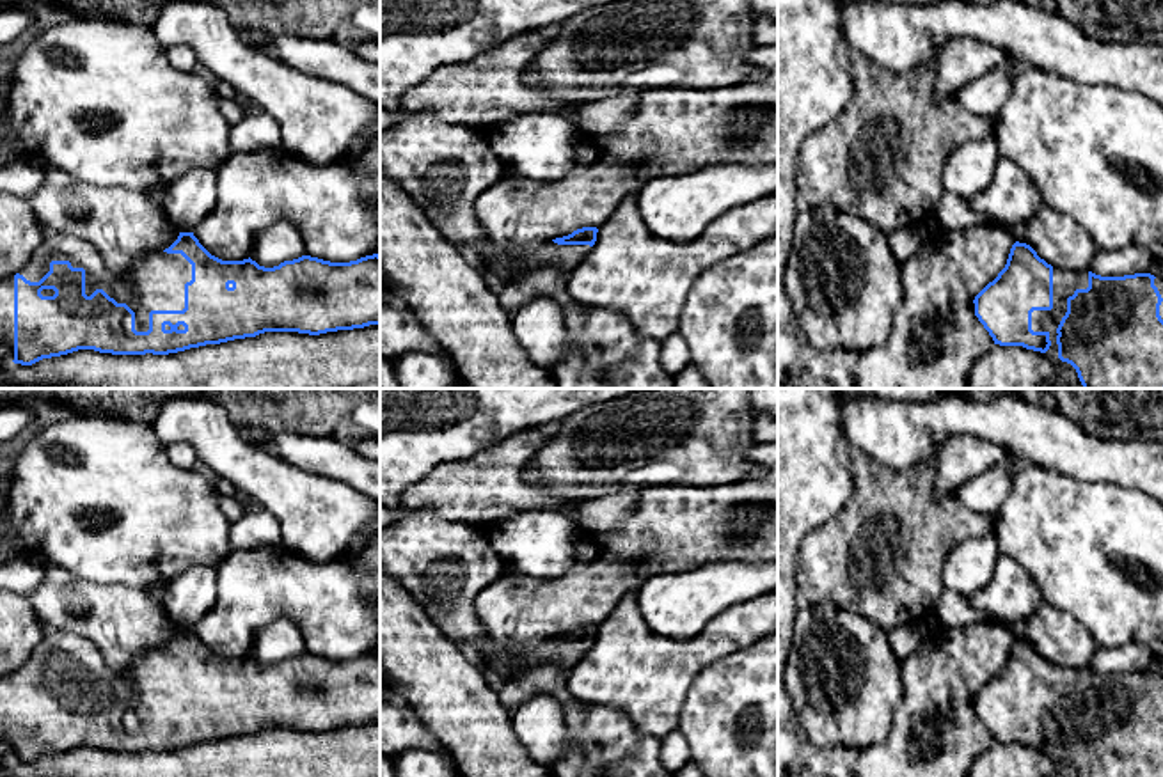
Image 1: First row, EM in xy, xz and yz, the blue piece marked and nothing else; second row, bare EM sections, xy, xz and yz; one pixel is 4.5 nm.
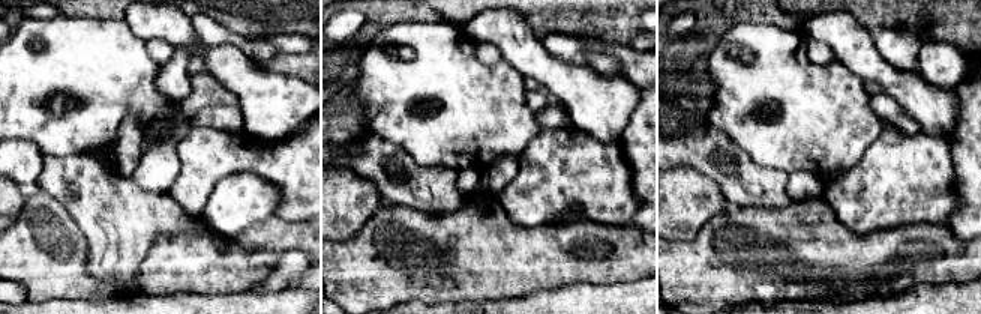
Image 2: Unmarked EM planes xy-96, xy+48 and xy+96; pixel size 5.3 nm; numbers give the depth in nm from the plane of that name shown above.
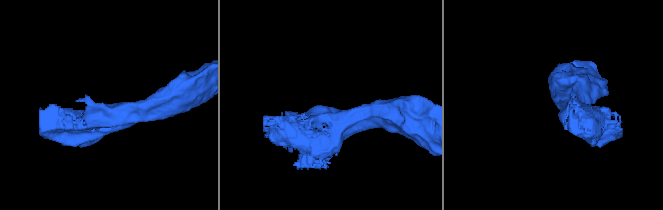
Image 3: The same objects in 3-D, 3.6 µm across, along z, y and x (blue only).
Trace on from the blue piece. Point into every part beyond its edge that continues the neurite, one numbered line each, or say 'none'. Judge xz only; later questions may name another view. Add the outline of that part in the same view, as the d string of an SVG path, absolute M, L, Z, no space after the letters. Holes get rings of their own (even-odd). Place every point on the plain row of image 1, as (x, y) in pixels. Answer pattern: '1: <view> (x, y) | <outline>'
1: xz (444, 565) | M430 507L405 509L401 520L380 530L380 566L412 594L439 632L469 660L492 660L501 674L501 685L522 678L543 662L556 663L566 685L568 674L591 648L589 642L558 642L550 637L527 651L524 660L517 660L511 653L494 649L487 642L487 632L474 610L474 598L501 578L508 562L492 550L483 529L472 523L444 520Z

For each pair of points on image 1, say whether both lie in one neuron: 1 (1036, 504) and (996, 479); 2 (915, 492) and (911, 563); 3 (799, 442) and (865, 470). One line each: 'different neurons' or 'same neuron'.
1: different neurons
2: same neuron
3: different neurons

